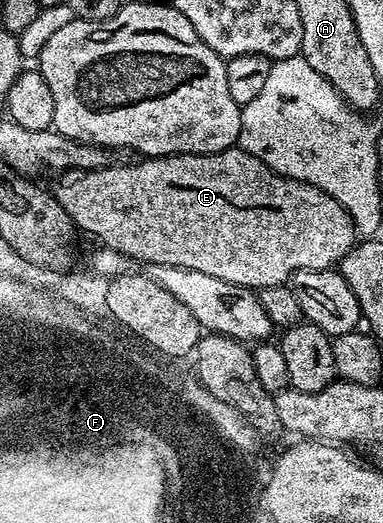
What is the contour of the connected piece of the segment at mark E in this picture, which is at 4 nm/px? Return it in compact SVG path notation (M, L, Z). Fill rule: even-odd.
M240 146L228 147L214 155L162 155L160 157L145 157L136 163L130 161L116 167L104 167L94 171L67 171L60 176L55 186L55 194L59 205L71 217L74 228L78 232L86 231L98 239L101 247L109 247L118 251L130 261L142 259L145 265L175 265L183 269L196 269L199 273L207 273L207 277L219 277L219 281L231 281L231 285L239 285L250 289L262 287L284 287L297 271L327 271L336 268L341 258L358 242L359 236L351 217L323 189L315 189L315 185L307 185L303 181L289 179L286 175L275 173L259 157L251 157L251 153L242 151Z

